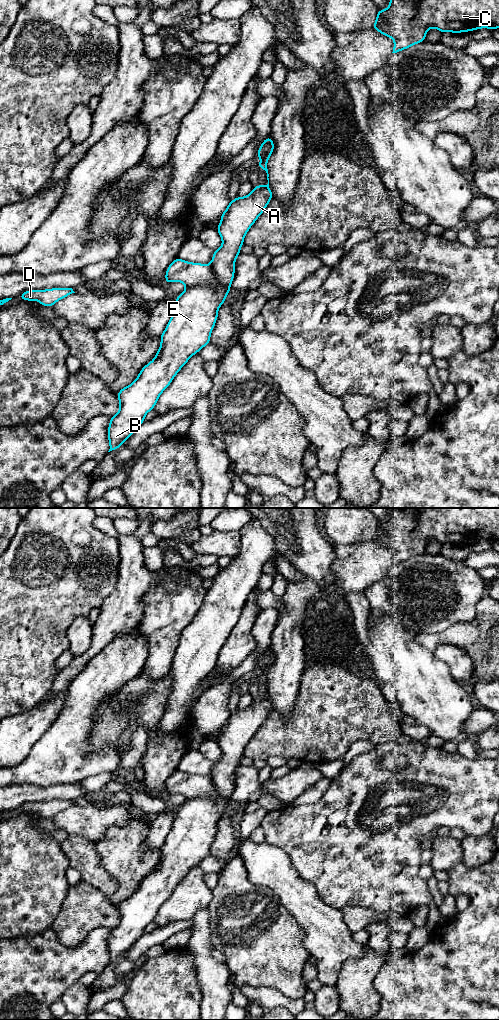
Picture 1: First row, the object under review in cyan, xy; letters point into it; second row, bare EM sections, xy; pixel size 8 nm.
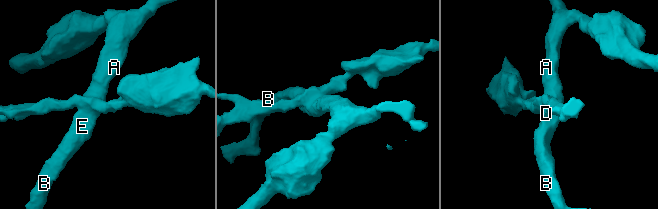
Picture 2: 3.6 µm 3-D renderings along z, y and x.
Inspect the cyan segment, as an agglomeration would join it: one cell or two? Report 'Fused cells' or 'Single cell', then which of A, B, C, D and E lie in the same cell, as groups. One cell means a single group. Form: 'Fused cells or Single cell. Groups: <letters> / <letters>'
Fused cells. Groups: A B C E / D

